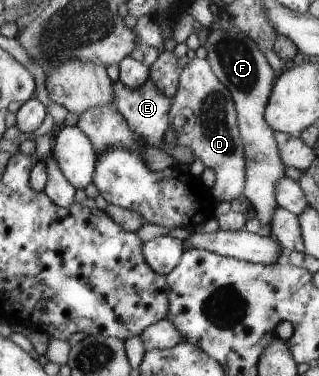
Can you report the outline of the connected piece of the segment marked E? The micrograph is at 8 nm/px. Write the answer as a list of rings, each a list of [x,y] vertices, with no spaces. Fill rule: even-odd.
[[[148,78],[148,81],[144,85],[137,88],[130,89],[126,85],[118,80],[114,82],[114,101],[116,101],[115,109],[119,115],[128,123],[128,126],[134,134],[140,135],[144,141],[145,146],[152,147],[152,149],[160,149],[162,147],[162,141],[164,141],[164,133],[168,131],[168,127],[171,127],[170,121],[168,121],[168,109],[170,108],[170,99],[154,85],[154,81]]]

